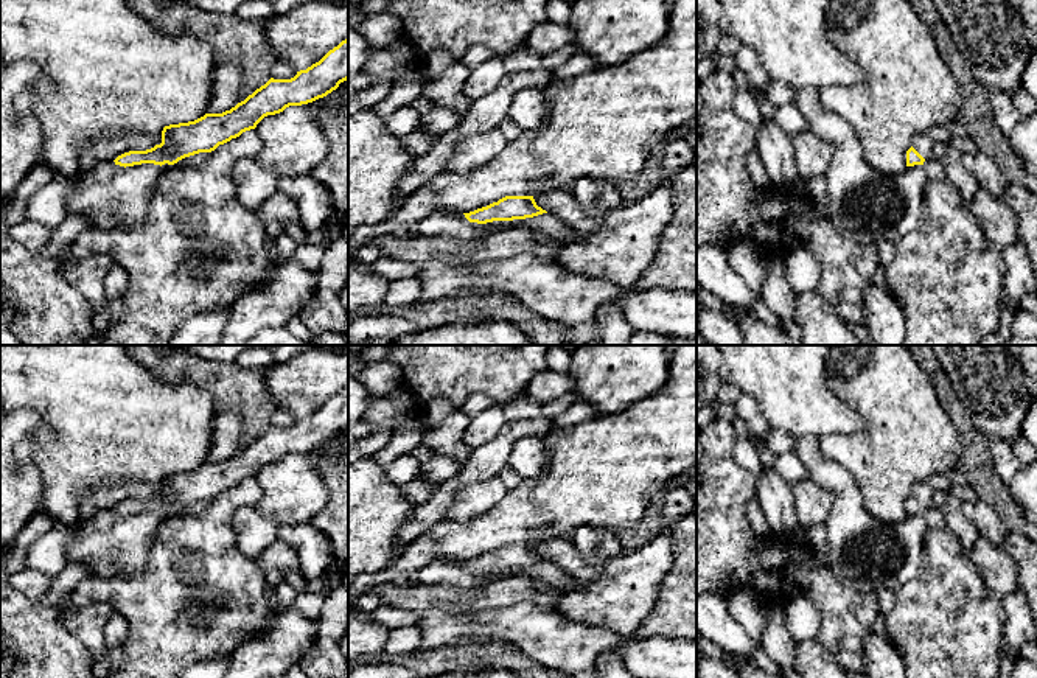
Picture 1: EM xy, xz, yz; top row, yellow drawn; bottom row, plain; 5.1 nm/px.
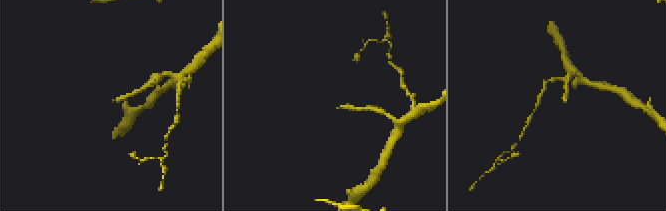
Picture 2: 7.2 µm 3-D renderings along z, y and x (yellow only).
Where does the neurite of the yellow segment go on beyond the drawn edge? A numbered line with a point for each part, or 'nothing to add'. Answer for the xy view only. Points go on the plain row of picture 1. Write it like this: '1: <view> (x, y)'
1: xy (112, 545)

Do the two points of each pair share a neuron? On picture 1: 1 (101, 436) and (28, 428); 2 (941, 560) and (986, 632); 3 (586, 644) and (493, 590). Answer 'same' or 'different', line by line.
1: different
2: same
3: different

